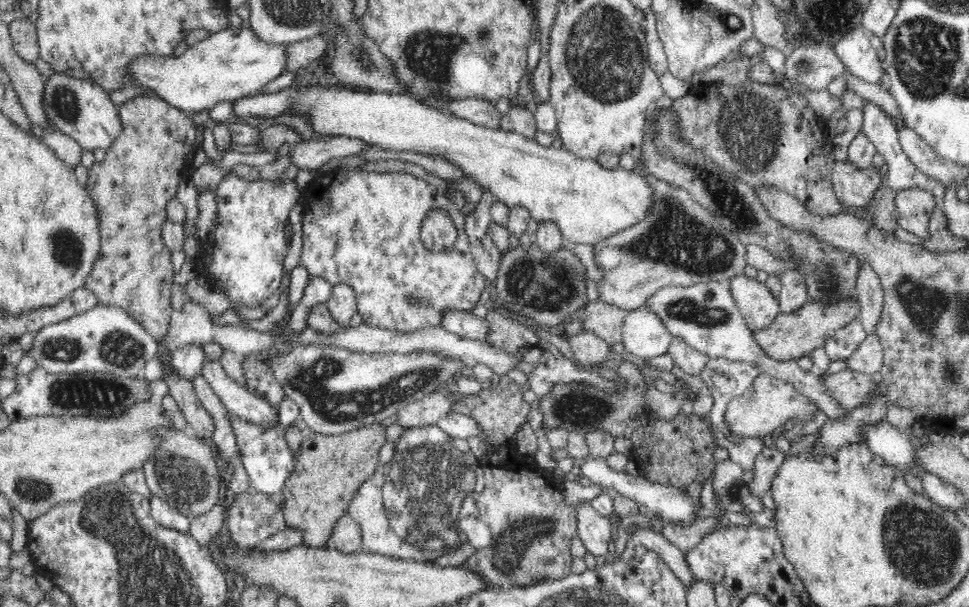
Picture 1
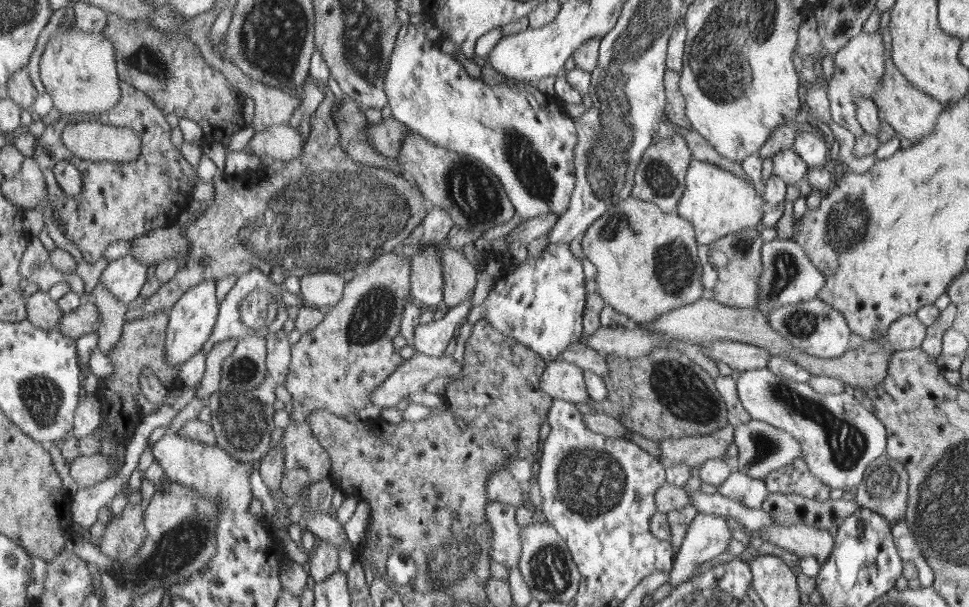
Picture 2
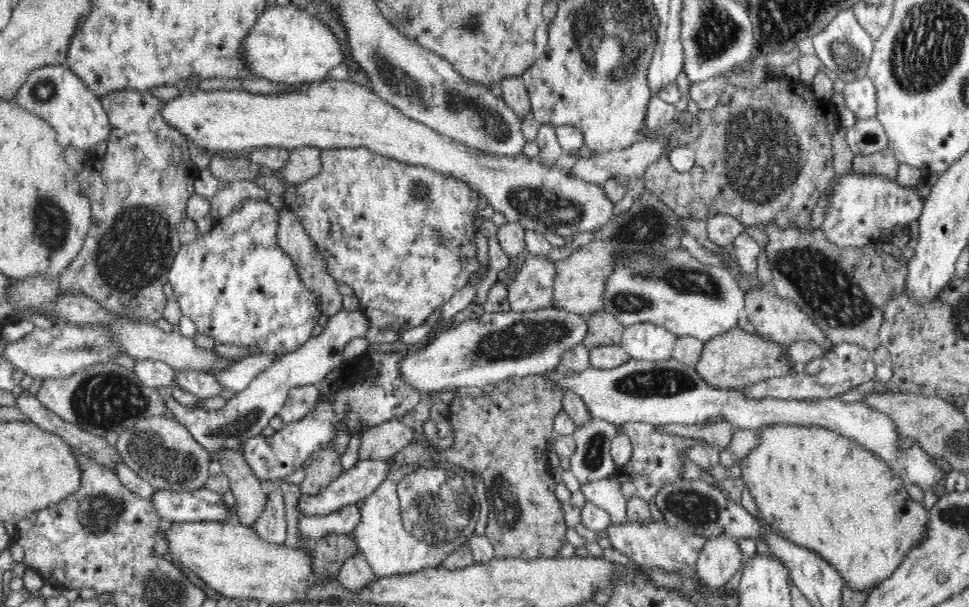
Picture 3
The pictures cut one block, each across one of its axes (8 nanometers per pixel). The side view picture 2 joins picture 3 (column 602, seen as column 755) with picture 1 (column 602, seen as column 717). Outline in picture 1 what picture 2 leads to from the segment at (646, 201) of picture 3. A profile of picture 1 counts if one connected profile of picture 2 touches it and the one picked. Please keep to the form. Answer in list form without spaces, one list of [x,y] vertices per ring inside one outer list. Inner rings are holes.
[[[641,161],[636,162],[633,170],[652,185],[654,204],[644,220],[594,244],[594,262],[603,272],[603,280],[597,284],[598,300],[632,311],[644,306],[660,288],[688,288],[708,281],[728,281],[743,274],[746,247],[736,233],[720,226],[686,192],[643,172]]]

